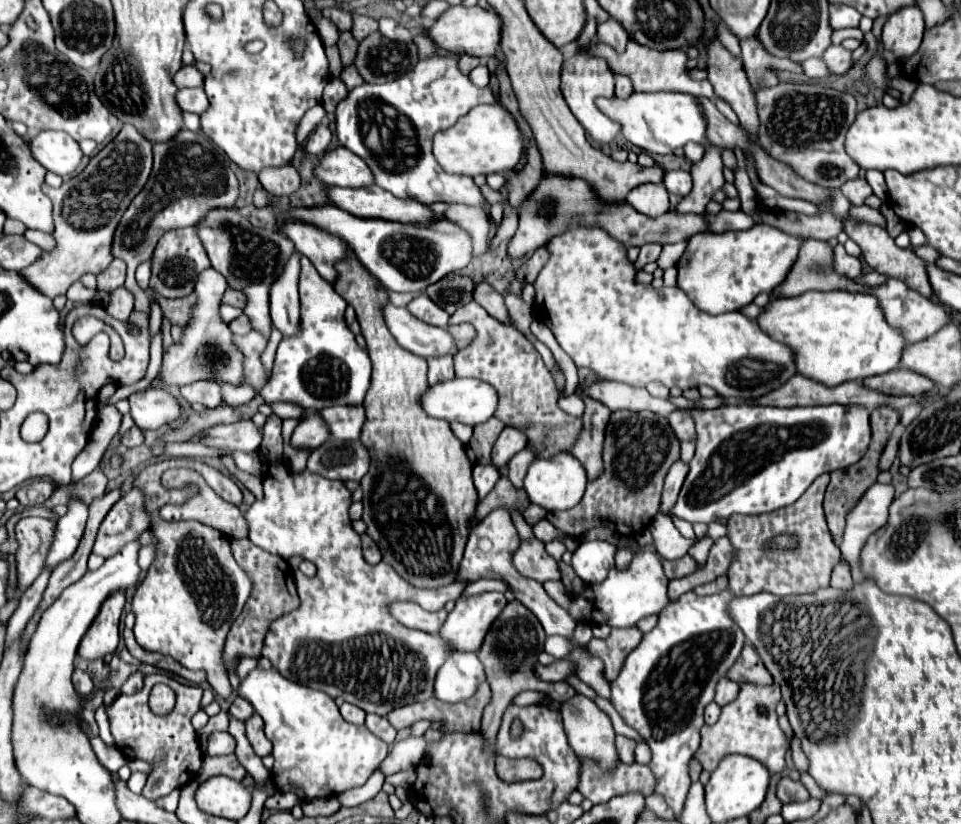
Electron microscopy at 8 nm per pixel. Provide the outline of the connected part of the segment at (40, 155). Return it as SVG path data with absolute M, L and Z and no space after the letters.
M41 131L29 141L33 157L47 169L61 177L71 175L81 163L79 143L63 131Z

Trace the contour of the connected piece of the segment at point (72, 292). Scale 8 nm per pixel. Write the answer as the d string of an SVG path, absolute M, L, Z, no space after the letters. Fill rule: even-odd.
M83 283L71 285L71 289L67 291L67 299L77 301L77 303L89 303L95 299L95 293L97 293L95 289L87 289L87 287L83 287Z

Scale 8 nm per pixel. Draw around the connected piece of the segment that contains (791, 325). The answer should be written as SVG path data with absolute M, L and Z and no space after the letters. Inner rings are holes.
M807 291L797 297L769 301L763 313L759 315L757 325L761 325L761 331L765 331L771 339L789 345L793 349L797 373L803 373L813 381L823 381L823 385L831 385L831 387L843 381L859 381L865 377L873 377L897 369L905 347L903 335L885 321L877 305L877 299L871 295L859 295L849 291L827 291L827 293Z

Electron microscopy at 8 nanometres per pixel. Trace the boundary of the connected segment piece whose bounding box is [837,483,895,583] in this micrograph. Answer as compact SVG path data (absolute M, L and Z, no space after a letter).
M875 483L855 505L855 509L847 517L845 535L841 541L837 541L837 547L841 549L843 557L851 563L853 569L853 581L863 583L865 577L859 571L859 553L867 537L881 529L887 523L889 517L889 505L893 501L893 485L881 485Z

